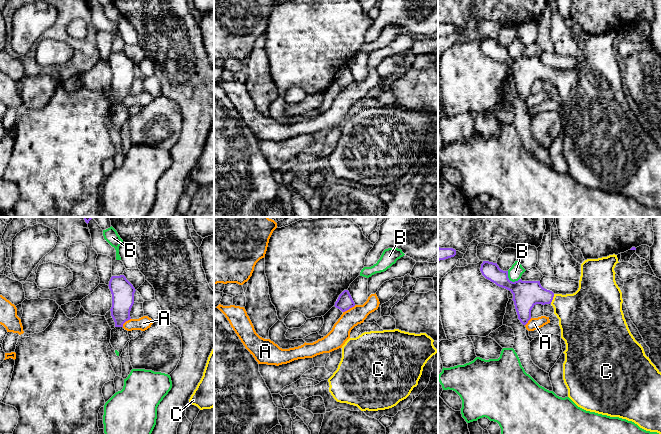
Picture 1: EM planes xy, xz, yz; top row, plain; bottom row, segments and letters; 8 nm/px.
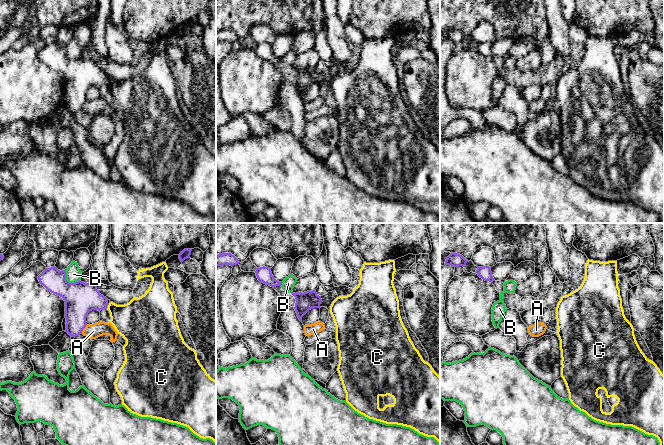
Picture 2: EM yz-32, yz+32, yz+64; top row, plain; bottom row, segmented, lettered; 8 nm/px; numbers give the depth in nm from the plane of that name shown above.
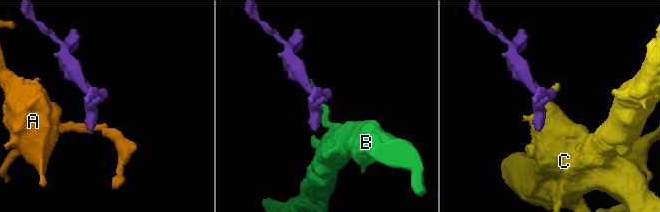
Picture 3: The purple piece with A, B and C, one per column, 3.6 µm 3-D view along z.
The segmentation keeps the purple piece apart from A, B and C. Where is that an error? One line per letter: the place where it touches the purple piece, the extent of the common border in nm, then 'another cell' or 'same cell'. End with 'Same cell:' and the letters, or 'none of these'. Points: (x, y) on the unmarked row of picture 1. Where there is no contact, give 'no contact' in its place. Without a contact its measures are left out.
A: xz (349, 84) | 120 nm | another cell
B: yz (509, 56) | 120 nm | another cell
C: yz (552, 75) | 90 nm | same cell
Same cell: C

